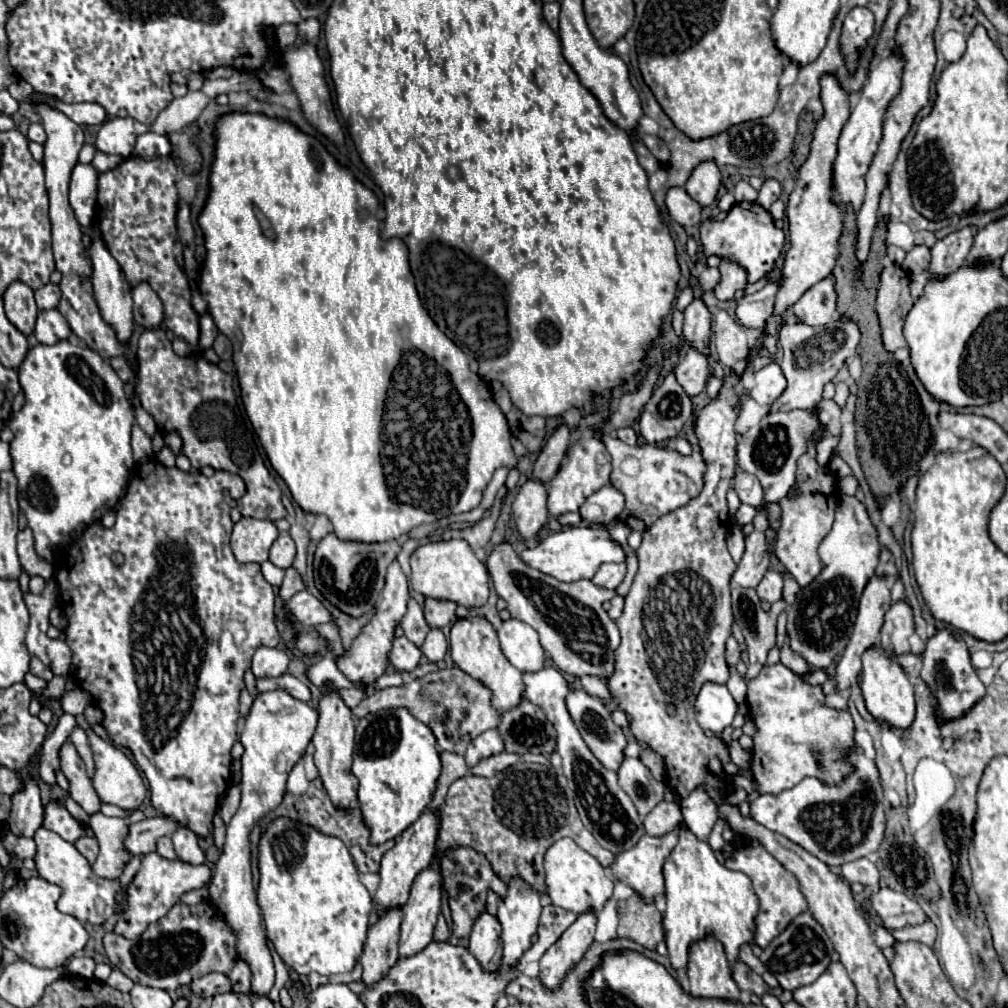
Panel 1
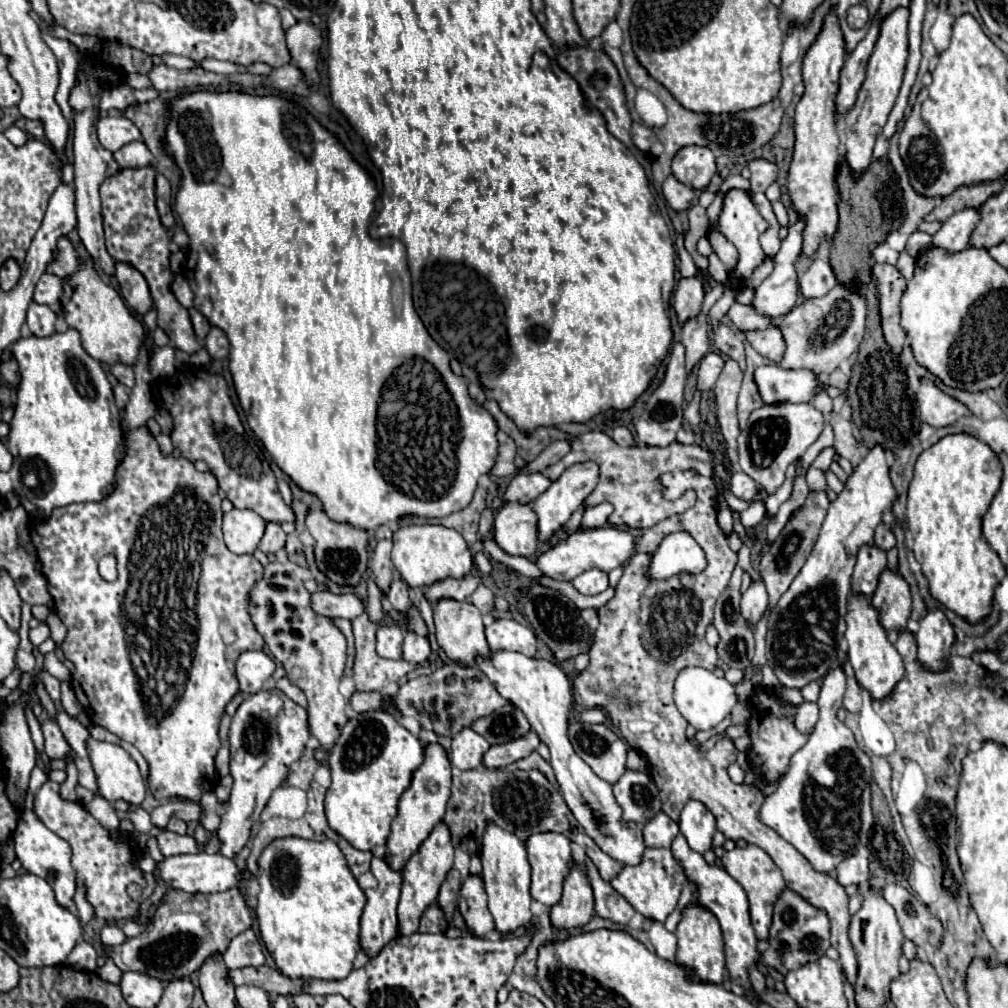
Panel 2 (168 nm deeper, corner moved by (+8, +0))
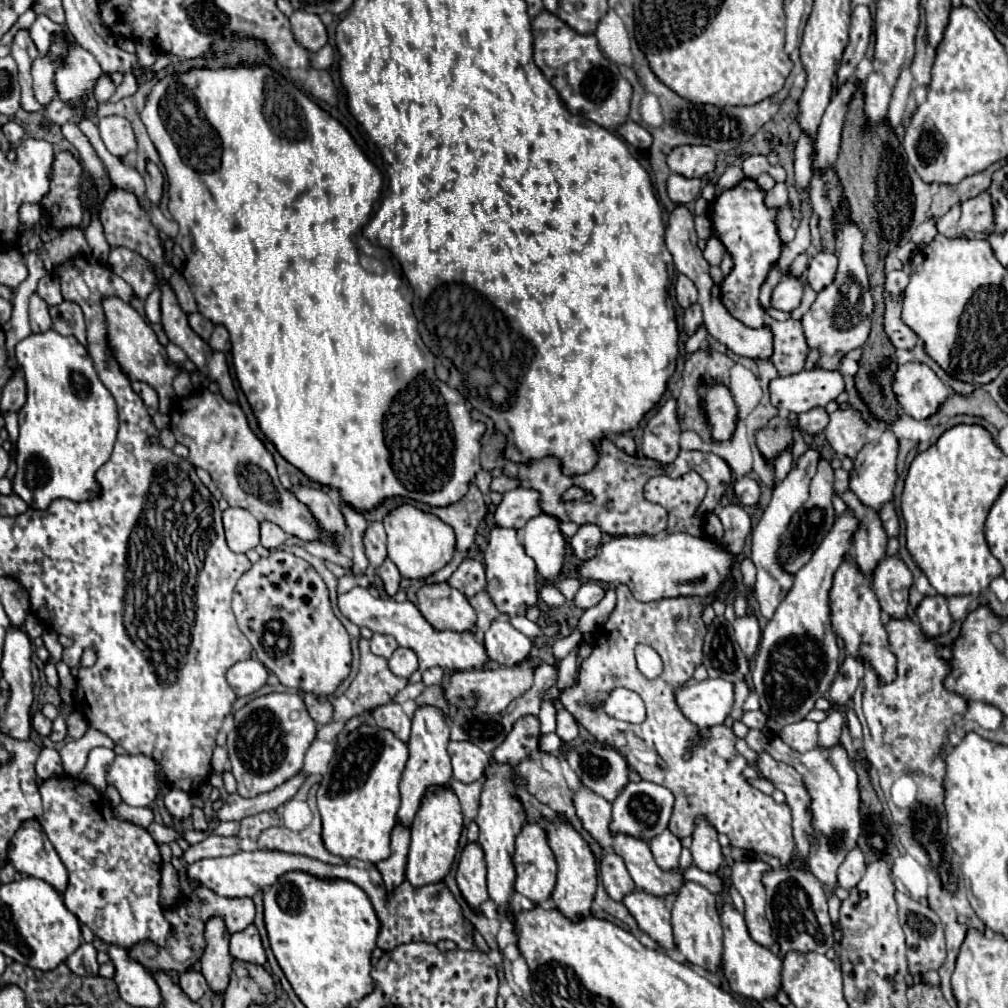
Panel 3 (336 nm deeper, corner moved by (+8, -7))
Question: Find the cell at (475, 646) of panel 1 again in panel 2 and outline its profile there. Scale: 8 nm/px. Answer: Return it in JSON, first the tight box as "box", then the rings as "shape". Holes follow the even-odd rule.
{"box":[433,600,491,666],"shape":[[[439,600],[433,606],[433,618],[435,618],[435,628],[437,628],[437,644],[445,650],[447,658],[475,666],[477,658],[487,658],[491,656],[489,644],[485,640],[485,626],[483,626],[483,614],[467,602],[457,602],[457,600]]]}

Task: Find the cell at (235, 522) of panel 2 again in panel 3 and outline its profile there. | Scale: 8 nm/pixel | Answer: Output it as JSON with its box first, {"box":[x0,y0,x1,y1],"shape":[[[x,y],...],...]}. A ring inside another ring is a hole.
{"box":[223,507,259,553],"shape":[[[227,507],[223,511],[223,527],[233,551],[245,553],[259,545],[259,521],[247,509]]]}

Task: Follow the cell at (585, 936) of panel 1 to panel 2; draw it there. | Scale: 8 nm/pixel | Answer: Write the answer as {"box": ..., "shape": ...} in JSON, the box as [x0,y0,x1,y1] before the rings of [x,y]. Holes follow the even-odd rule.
{"box":[551,864,593,930],"shape":[[[575,864],[571,874],[563,882],[563,898],[551,908],[551,924],[557,930],[583,928],[591,920],[593,912],[593,892],[585,870]]]}

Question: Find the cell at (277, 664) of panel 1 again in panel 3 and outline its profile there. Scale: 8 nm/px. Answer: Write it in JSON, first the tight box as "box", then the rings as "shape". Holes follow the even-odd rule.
{"box":[227,659,267,697],"shape":[[[245,659],[237,661],[229,671],[227,671],[227,683],[231,689],[237,693],[237,697],[245,697],[261,689],[267,681],[267,669],[261,661],[257,659]]]}

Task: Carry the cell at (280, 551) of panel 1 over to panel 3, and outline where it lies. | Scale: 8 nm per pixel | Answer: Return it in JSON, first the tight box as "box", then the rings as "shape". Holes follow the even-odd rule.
{"box":[259,521,287,549],"shape":[[[261,521],[259,525],[261,525],[261,545],[263,547],[277,549],[277,547],[281,547],[285,543],[287,533],[279,525],[275,525],[271,521]]]}

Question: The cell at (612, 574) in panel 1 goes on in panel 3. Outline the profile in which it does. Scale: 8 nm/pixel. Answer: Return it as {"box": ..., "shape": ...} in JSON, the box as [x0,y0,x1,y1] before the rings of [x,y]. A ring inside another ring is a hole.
{"box":[573,581,605,609],"shape":[[[587,581],[579,587],[573,603],[579,607],[579,609],[589,609],[589,607],[595,607],[601,599],[605,597],[605,589],[599,585],[599,583],[593,583],[593,581]]]}

